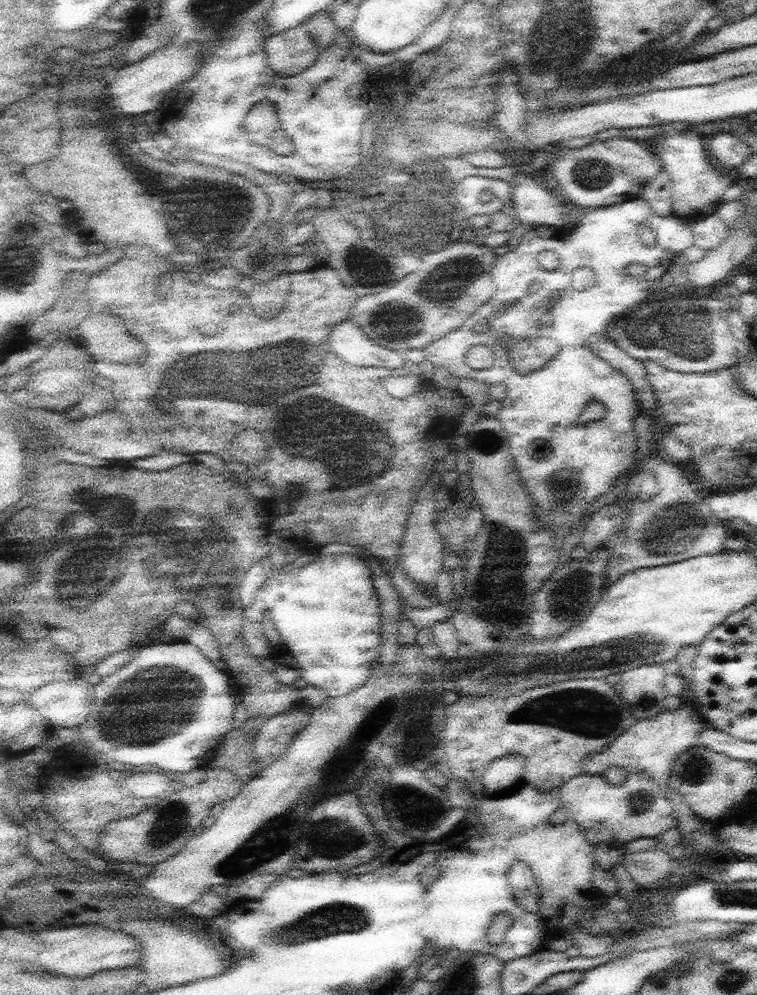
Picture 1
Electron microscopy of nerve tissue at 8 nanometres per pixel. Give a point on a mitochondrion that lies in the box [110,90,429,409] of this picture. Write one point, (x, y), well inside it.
(211, 210)

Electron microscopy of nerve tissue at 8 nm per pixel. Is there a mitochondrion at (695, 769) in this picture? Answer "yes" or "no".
yes

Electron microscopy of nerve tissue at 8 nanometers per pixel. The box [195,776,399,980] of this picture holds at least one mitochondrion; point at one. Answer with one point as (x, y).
(327, 920)

